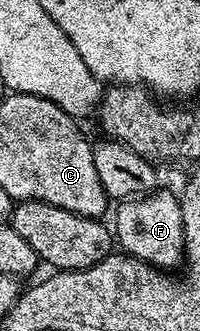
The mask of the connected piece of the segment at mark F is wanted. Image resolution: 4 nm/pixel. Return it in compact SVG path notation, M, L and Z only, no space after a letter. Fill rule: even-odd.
M163 187L155 188L154 192L126 199L114 213L112 233L120 244L121 252L140 259L144 263L154 265L163 271L174 271L183 264L184 250L184 215L179 194L169 193Z

